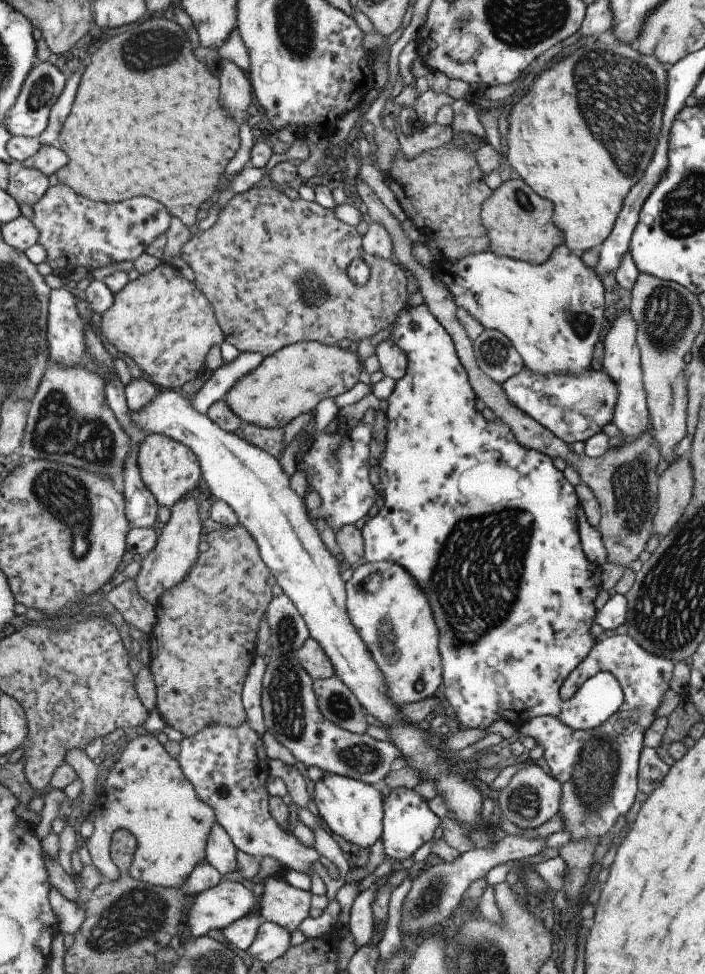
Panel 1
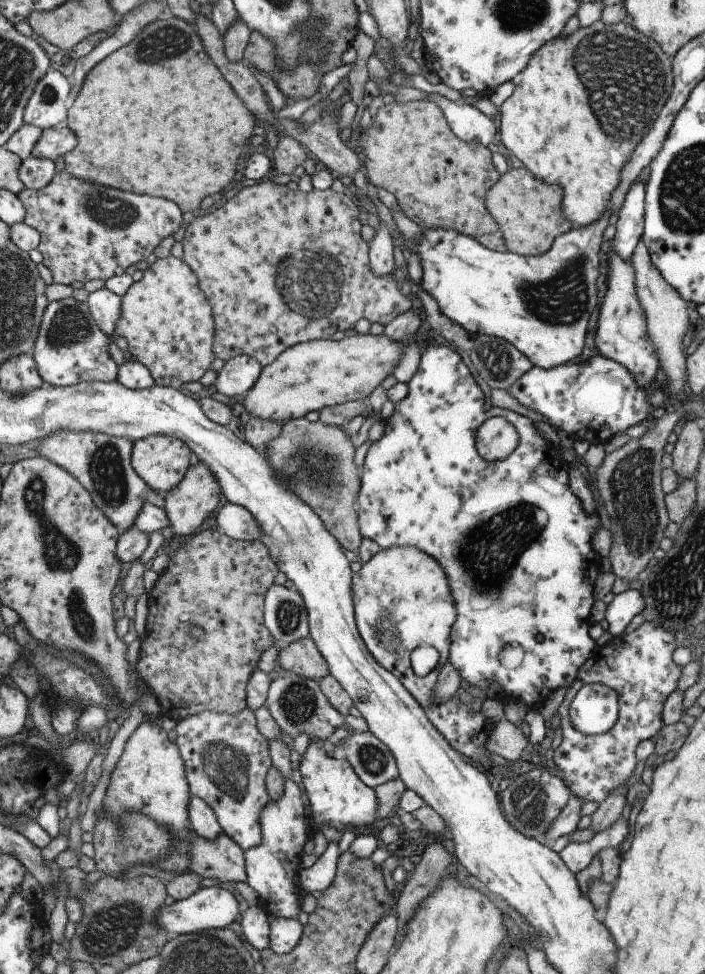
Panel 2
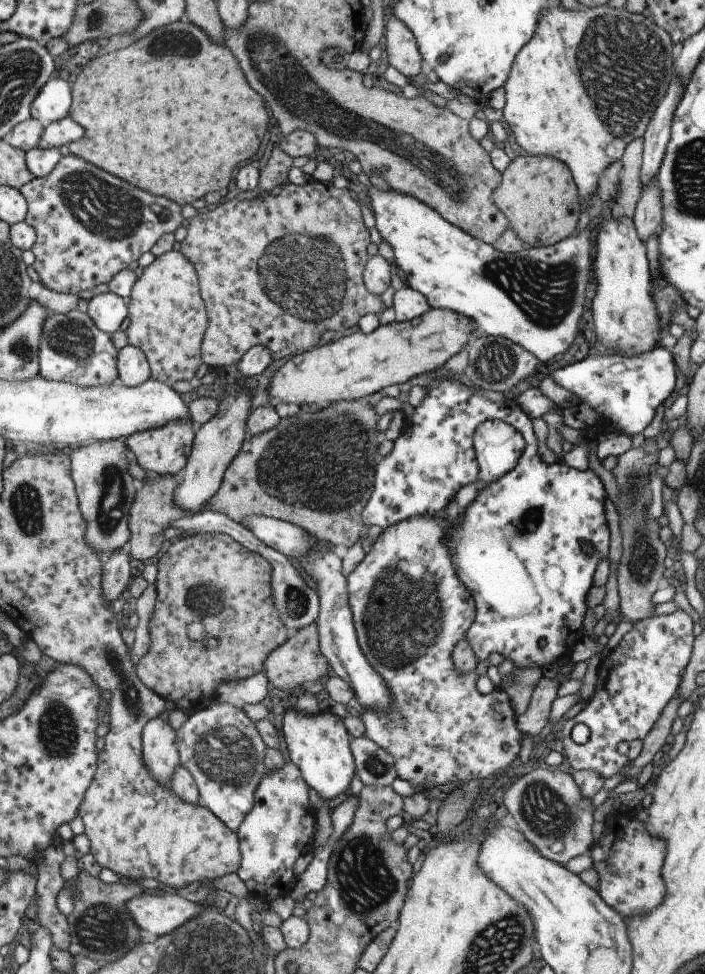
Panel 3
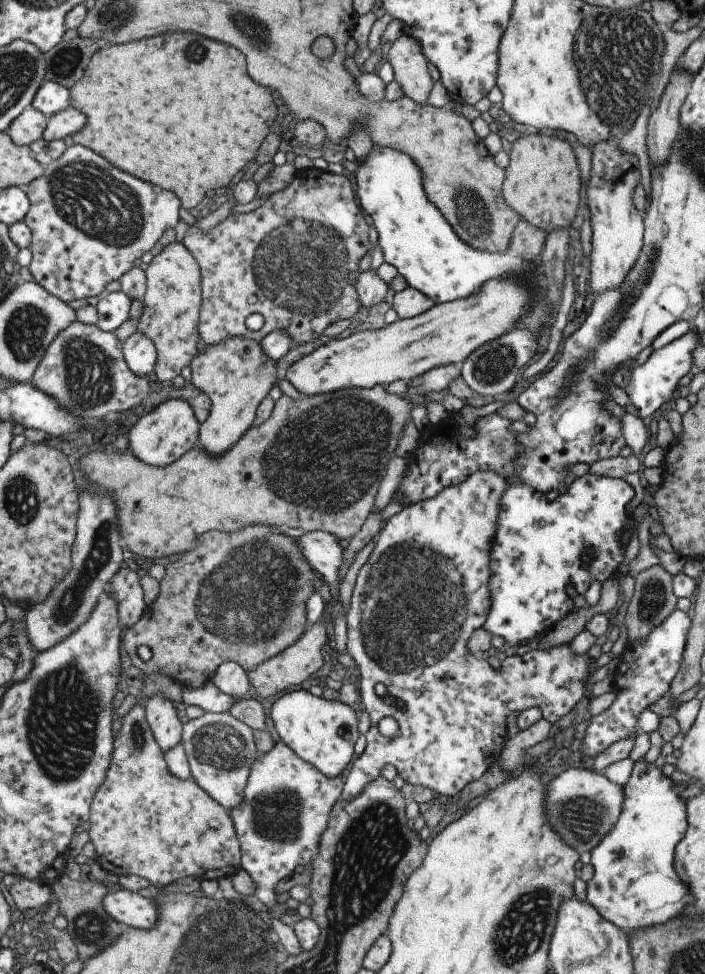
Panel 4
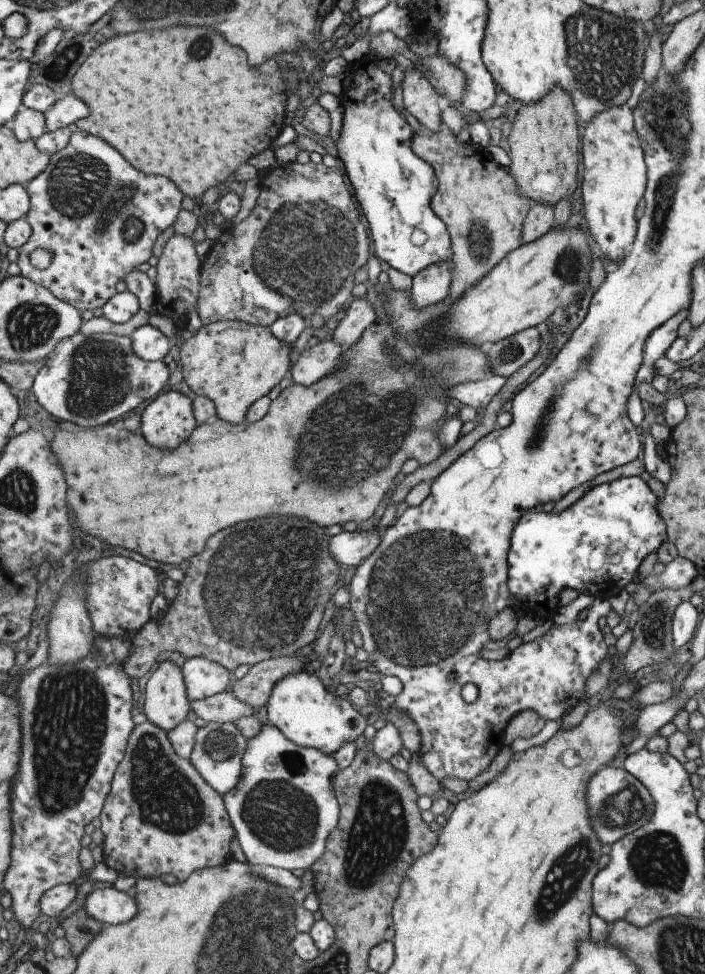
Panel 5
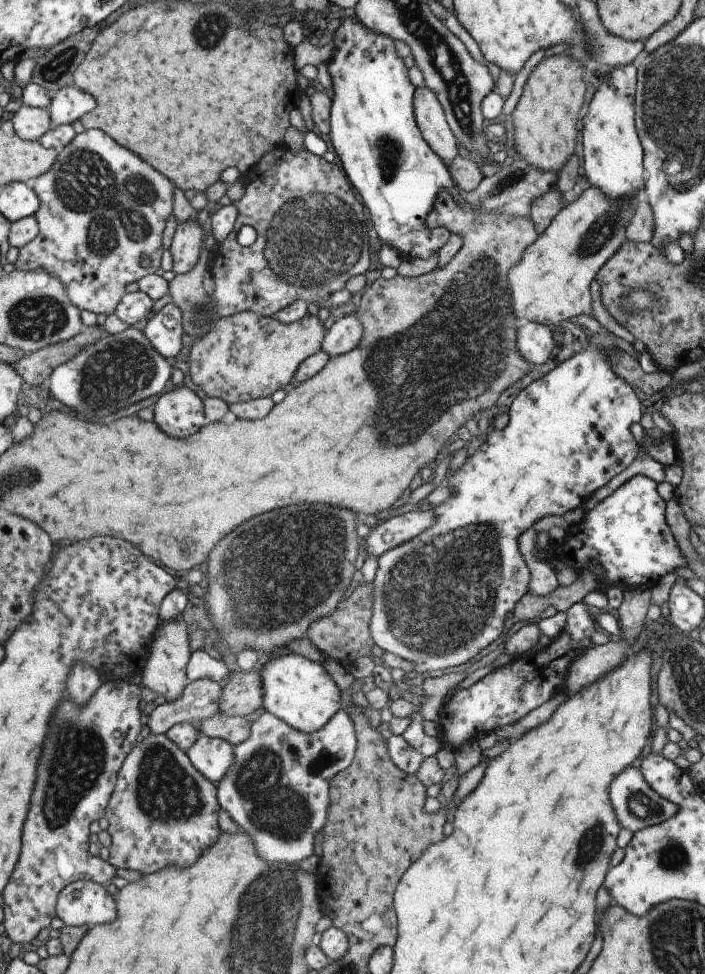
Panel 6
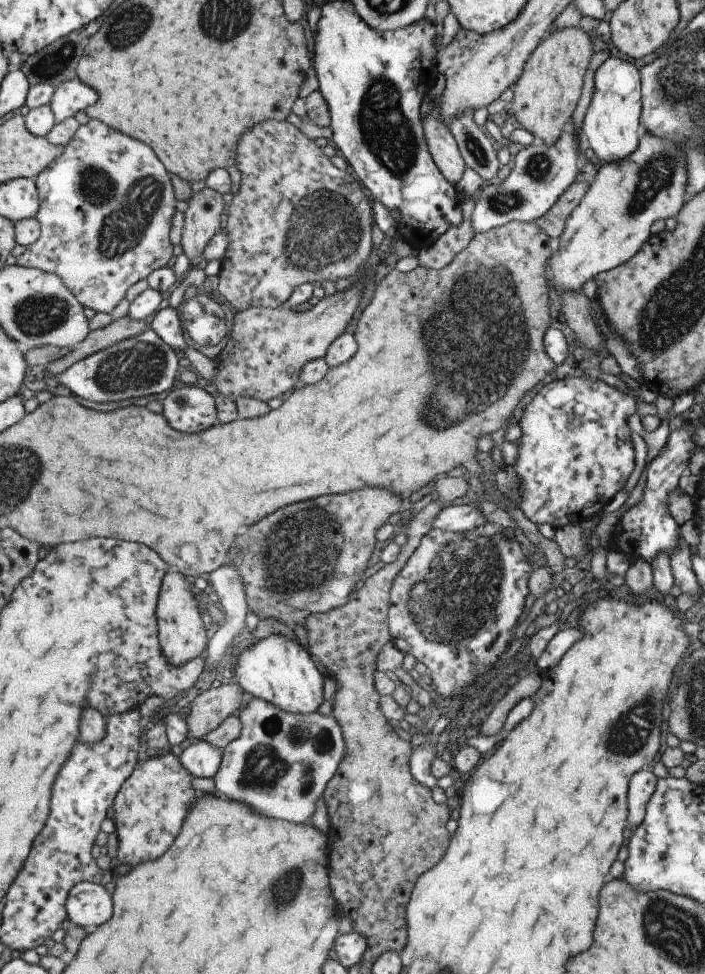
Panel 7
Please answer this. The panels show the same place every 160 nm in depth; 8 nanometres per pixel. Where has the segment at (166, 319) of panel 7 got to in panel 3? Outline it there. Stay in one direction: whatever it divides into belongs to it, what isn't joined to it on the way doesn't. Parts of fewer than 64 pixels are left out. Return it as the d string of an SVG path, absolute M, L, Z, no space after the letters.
M125 345L116 356L117 380L122 385L134 387L150 378L150 368L143 351L133 345Z

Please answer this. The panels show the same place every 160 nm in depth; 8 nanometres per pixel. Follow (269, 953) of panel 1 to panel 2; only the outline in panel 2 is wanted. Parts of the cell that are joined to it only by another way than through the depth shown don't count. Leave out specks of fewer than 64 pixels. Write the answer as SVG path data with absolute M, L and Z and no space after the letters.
M270 917L269 948L277 954L289 952L299 942L303 929L295 918Z

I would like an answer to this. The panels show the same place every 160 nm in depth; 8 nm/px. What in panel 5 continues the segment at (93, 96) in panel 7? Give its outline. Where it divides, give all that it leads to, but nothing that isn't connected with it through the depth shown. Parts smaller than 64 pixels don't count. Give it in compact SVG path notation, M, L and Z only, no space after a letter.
M67 94L57 99L55 104L51 104L51 107L43 113L45 133L67 128L85 116L87 116L87 106L75 96Z

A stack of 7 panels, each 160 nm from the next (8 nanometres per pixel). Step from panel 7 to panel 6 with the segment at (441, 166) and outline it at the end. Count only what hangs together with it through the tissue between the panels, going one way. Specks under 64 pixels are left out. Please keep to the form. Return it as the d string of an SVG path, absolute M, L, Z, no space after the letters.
M416 88L412 105L414 119L425 144L442 160L451 162L457 155L455 136L446 121L443 109L431 89Z

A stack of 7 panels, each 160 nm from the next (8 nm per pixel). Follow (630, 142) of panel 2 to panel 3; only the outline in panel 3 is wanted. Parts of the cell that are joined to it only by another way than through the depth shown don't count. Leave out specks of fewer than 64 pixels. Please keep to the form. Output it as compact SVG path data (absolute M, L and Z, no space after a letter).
M605 3L596 7L580 7L578 10L565 9L559 4L559 7L549 7L548 9L541 9L538 12L538 21L531 35L531 38L517 51L513 57L513 62L508 70L506 79L502 84L504 90L505 103L501 110L502 114L499 118L505 126L507 132L512 132L515 142L525 150L526 153L533 155L551 155L563 164L572 174L572 179L576 184L579 195L580 213L577 218L577 224L573 230L574 235L579 234L590 222L589 216L585 206L584 198L587 194L593 194L596 190L597 179L601 176L601 172L611 162L619 160L623 154L625 146L639 138L644 133L649 118L653 114L657 103L663 96L666 86L671 80L671 75L674 72L674 64L671 61L671 50L673 50L672 40L669 35L659 28L654 20L648 15L641 15L641 13L630 13L623 7L614 8Z

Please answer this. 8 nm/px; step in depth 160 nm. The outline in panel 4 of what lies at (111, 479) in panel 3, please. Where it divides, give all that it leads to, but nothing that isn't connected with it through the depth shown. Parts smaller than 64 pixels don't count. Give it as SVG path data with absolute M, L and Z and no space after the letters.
M87 490L79 494L76 536L71 548L71 568L45 600L25 611L29 643L41 653L67 638L89 618L97 598L122 565L123 543L115 526L115 510L107 496L93 496Z

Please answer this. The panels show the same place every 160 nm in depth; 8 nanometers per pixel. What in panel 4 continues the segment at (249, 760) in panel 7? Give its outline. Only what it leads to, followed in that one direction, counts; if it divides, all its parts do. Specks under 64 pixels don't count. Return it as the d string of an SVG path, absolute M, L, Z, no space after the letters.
M281 742L274 744L269 752L259 753L251 762L243 800L228 814L239 842L240 868L251 880L252 895L269 908L273 918L286 922L293 919L286 903L275 902L276 882L290 876L294 866L312 860L341 788L340 775L335 778L321 776Z

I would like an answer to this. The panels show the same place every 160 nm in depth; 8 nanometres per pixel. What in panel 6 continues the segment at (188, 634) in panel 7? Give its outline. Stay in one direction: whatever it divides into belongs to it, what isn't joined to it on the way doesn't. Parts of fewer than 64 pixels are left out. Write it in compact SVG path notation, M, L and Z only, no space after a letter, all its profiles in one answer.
M169 619L161 621L154 628L154 634L150 645L150 651L144 668L141 672L139 688L145 686L148 689L161 694L165 701L177 700L183 687L187 684L185 668L188 664L189 655L192 653L187 641L187 624L183 619Z

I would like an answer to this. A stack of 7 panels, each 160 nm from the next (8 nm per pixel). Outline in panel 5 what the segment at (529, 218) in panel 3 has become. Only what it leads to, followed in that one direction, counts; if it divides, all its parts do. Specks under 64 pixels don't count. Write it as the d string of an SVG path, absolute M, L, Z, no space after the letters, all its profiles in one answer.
M559 86L551 88L547 96L543 96L535 104L518 106L511 114L512 128L507 138L509 146L509 174L515 182L517 194L523 198L529 198L531 204L547 204L555 206L561 199L570 199L577 187L577 144L579 144L580 130L576 127L576 118L571 98L567 92L563 92Z

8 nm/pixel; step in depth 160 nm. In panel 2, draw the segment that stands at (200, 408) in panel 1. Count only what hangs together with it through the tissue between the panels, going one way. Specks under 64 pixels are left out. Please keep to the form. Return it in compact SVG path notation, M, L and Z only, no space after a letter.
M234 356L226 360L216 374L214 389L225 396L245 394L254 385L260 370L260 364L253 357Z

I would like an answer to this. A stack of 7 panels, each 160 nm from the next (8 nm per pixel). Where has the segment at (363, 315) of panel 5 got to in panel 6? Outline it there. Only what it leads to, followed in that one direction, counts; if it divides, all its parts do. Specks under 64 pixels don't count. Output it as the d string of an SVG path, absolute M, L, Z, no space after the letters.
M352 314L340 317L323 335L321 351L328 358L345 355L352 351L362 338L362 326L358 318Z

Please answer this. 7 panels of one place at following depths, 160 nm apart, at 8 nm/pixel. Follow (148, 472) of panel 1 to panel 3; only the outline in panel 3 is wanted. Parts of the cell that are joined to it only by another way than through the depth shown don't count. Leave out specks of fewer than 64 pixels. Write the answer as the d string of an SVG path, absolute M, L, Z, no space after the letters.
M179 419L155 428L134 432L124 437L121 442L133 453L135 462L146 472L176 476L185 466L195 429L193 422L189 419Z

